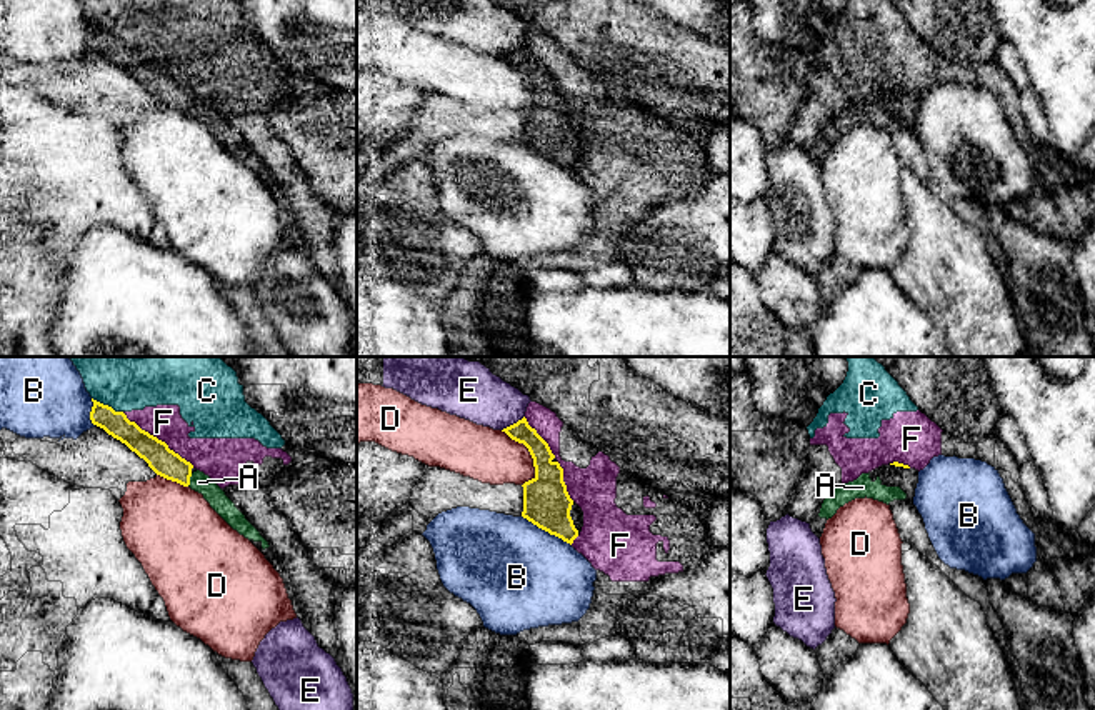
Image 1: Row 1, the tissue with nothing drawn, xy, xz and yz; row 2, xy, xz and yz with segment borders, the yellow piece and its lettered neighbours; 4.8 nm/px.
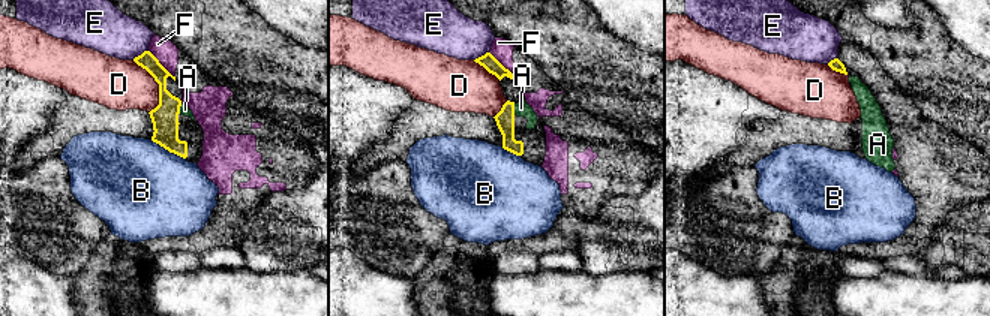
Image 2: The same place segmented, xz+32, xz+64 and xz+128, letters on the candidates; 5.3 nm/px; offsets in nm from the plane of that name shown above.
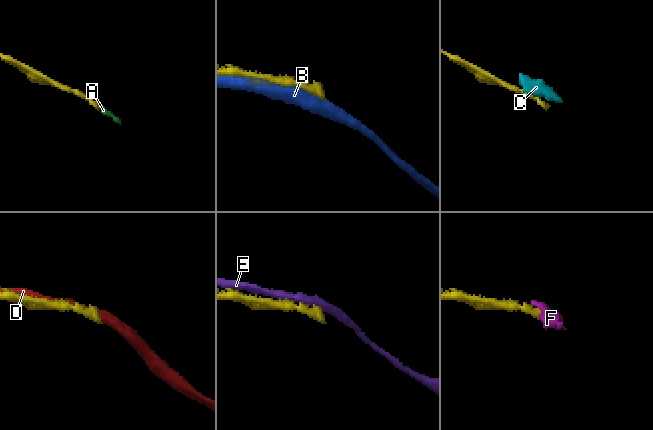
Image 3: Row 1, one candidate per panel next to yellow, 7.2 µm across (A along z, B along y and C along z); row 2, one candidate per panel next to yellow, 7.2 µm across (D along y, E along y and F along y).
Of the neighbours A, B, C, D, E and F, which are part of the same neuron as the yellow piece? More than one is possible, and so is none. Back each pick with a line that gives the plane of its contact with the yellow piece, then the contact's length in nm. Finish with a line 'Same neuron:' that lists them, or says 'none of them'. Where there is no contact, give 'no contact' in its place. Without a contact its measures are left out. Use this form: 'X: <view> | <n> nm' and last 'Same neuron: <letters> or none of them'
A: xy | 70 nm
Same neuron: A

